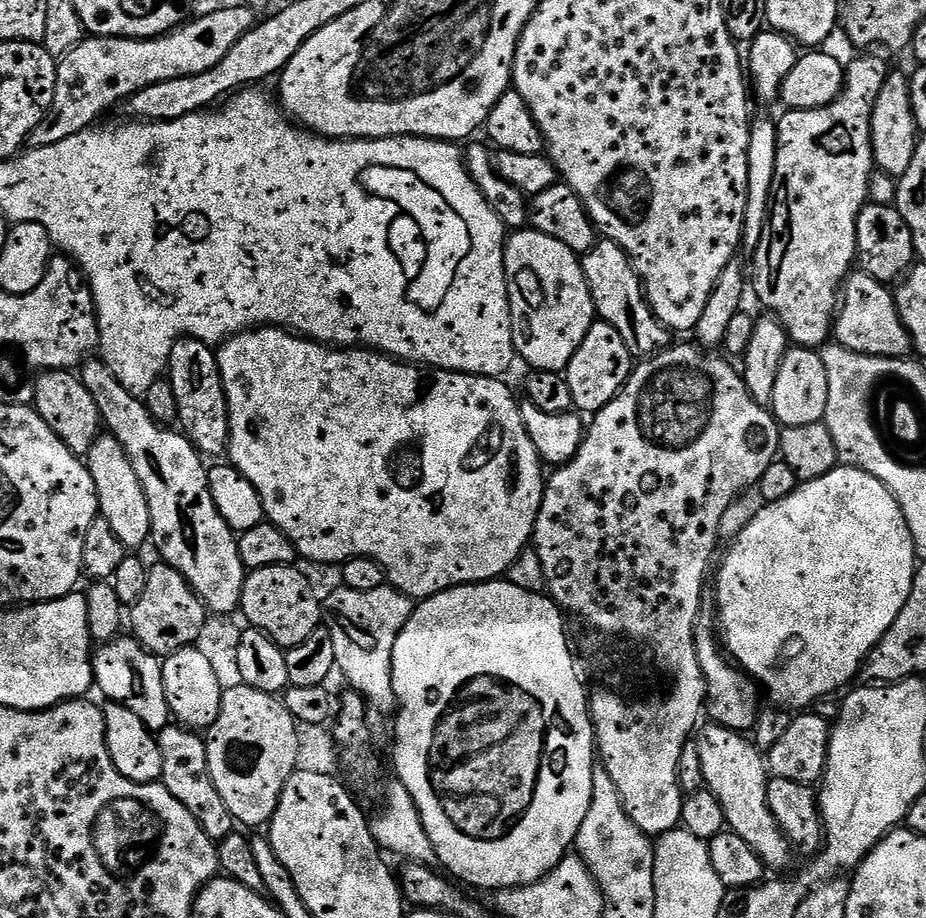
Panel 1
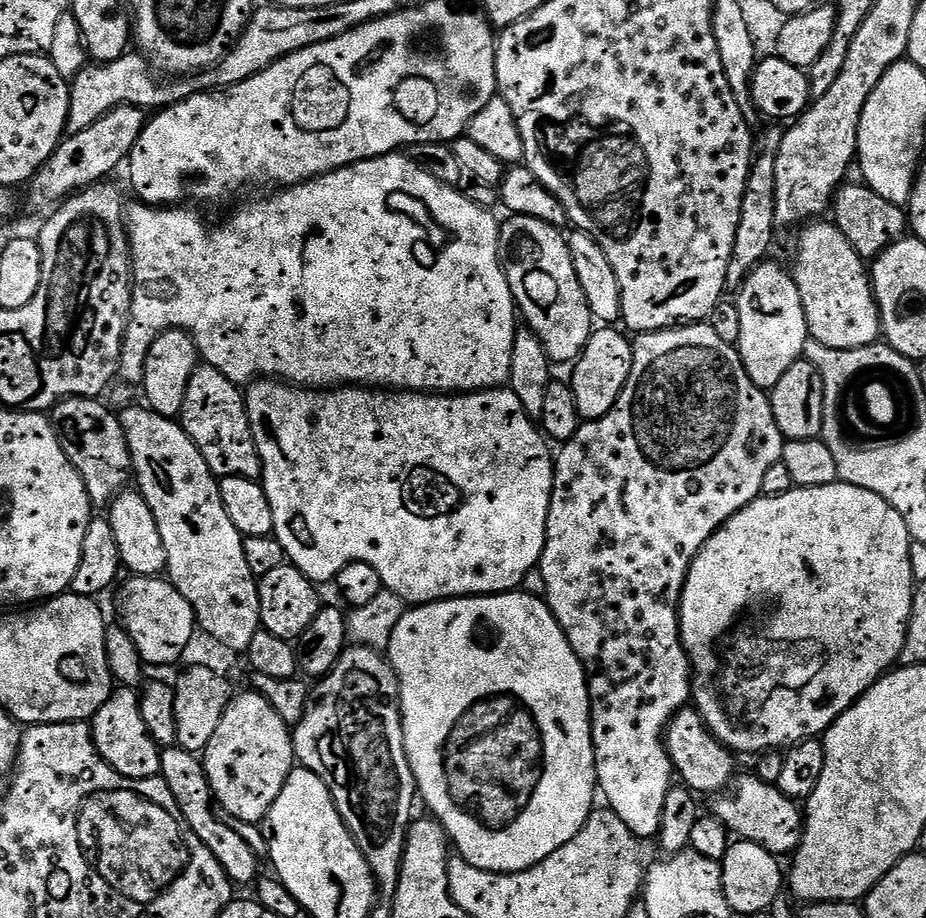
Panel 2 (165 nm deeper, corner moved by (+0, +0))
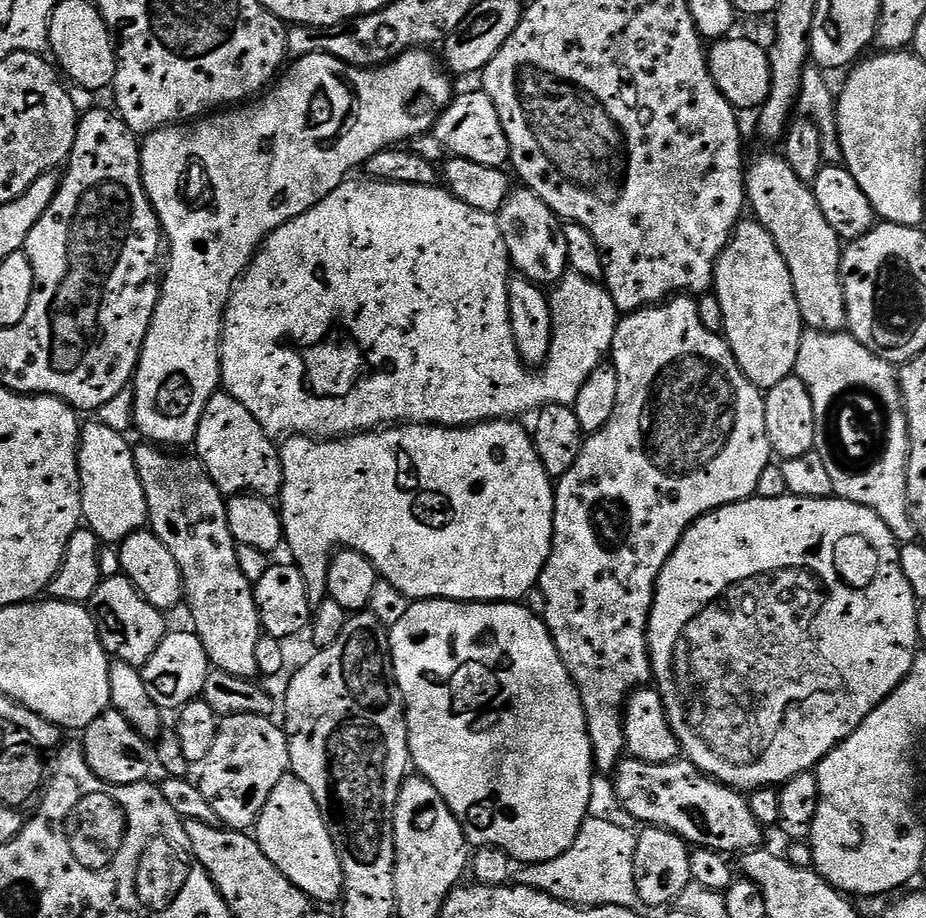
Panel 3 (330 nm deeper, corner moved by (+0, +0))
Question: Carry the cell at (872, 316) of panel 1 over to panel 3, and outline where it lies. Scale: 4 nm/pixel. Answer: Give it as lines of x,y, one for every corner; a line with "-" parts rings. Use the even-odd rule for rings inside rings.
764,152
756,161
749,163
746,168
746,200
754,211
755,219
774,238
786,266
790,270
790,278
794,282
794,294
798,298
798,310
805,325
813,332
843,332
848,322
844,283
840,277
840,258
842,241
840,236
826,222
822,209
814,198
811,187
785,162
783,155

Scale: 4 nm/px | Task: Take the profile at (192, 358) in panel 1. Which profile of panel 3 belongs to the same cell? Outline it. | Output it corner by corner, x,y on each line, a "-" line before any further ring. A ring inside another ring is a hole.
218,390
210,402
206,402
206,410
202,410
202,418
198,422
195,448
195,455
210,474
214,486
218,486
225,497
241,494
279,497
284,475
277,441
264,431
254,414
250,414
250,410
246,410
246,406
226,390

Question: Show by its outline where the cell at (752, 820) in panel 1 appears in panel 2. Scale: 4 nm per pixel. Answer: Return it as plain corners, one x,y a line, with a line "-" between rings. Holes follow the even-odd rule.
685,706
672,717
672,720
668,723
666,747
668,756
672,759
675,775
679,779
681,776
684,779
681,781
691,788
693,793
716,792
715,794
720,794
727,789
724,787
728,783
728,787
733,783
733,753
725,748
717,740
716,735
704,725
704,720
700,717
700,713
696,711
695,707

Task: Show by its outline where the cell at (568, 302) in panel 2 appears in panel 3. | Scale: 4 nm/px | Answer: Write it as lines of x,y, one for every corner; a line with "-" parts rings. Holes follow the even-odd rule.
525,187
513,191
507,202
501,206
498,219
502,238
506,242
508,259
519,275
541,286
556,284
560,279
561,283
565,279
570,265
566,254
564,224
560,217
552,213
550,206
546,206
546,202
538,198
538,194

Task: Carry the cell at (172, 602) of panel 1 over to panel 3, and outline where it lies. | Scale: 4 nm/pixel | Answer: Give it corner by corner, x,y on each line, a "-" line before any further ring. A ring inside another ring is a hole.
121,574
110,578
101,579
98,590
94,590
90,601
92,621
100,635
100,641
105,652
112,660
121,660
130,666
143,669
156,656
156,651
161,651
166,637
170,631
165,613
159,612
132,583
128,577

